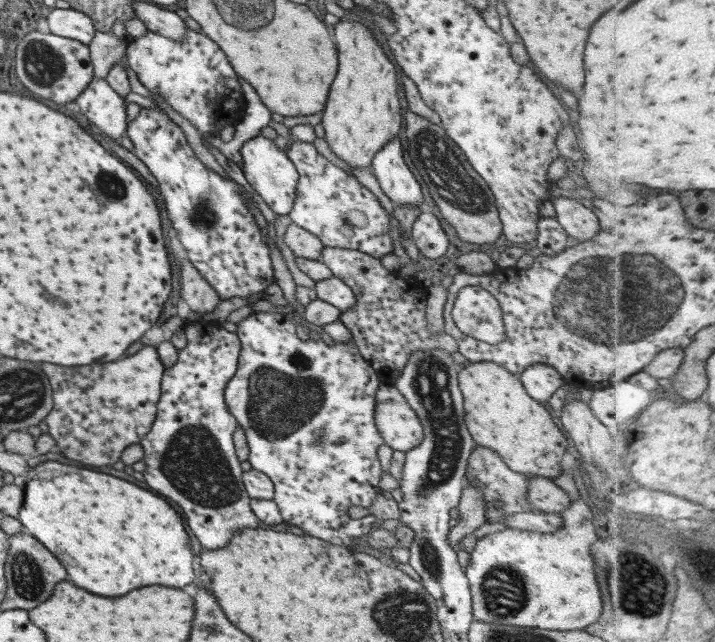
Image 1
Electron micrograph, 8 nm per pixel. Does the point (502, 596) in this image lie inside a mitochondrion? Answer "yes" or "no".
yes

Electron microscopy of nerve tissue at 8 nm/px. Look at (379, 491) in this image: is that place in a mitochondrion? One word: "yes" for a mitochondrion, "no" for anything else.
no

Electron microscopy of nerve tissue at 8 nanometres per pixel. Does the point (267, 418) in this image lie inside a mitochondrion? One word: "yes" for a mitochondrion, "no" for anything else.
yes

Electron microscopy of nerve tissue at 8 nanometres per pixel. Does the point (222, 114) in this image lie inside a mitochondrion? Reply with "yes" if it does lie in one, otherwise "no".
no

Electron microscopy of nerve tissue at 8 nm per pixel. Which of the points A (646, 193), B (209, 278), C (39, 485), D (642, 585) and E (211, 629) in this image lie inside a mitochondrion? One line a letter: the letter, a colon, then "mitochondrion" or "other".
A: other
B: other
C: other
D: mitochondrion
E: other

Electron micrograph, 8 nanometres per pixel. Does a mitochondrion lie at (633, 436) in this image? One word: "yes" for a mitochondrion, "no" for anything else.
no

